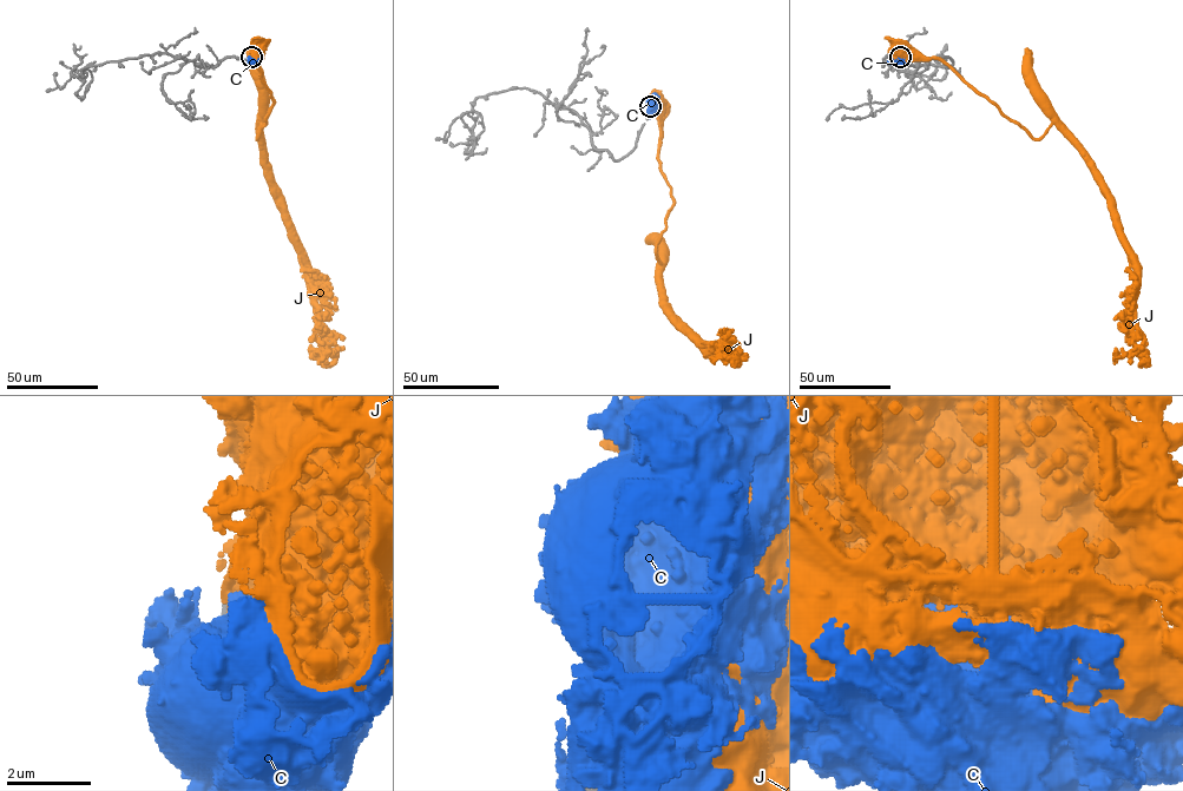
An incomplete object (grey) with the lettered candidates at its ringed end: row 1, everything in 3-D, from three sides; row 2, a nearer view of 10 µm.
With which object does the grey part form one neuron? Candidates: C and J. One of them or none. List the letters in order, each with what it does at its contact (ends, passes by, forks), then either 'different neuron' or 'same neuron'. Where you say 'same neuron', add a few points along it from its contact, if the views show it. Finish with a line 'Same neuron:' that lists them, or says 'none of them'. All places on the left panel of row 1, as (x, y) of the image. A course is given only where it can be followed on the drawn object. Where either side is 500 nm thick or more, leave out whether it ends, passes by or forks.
C: different neuron
J: it ends | different neuron
Same neuron: none of them

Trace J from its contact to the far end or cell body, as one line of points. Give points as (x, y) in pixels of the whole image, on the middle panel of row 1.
J: (650, 106), (651, 100), (658, 119), (659, 170), (674, 200), (665, 229), (656, 246), (663, 301), (670, 314)

